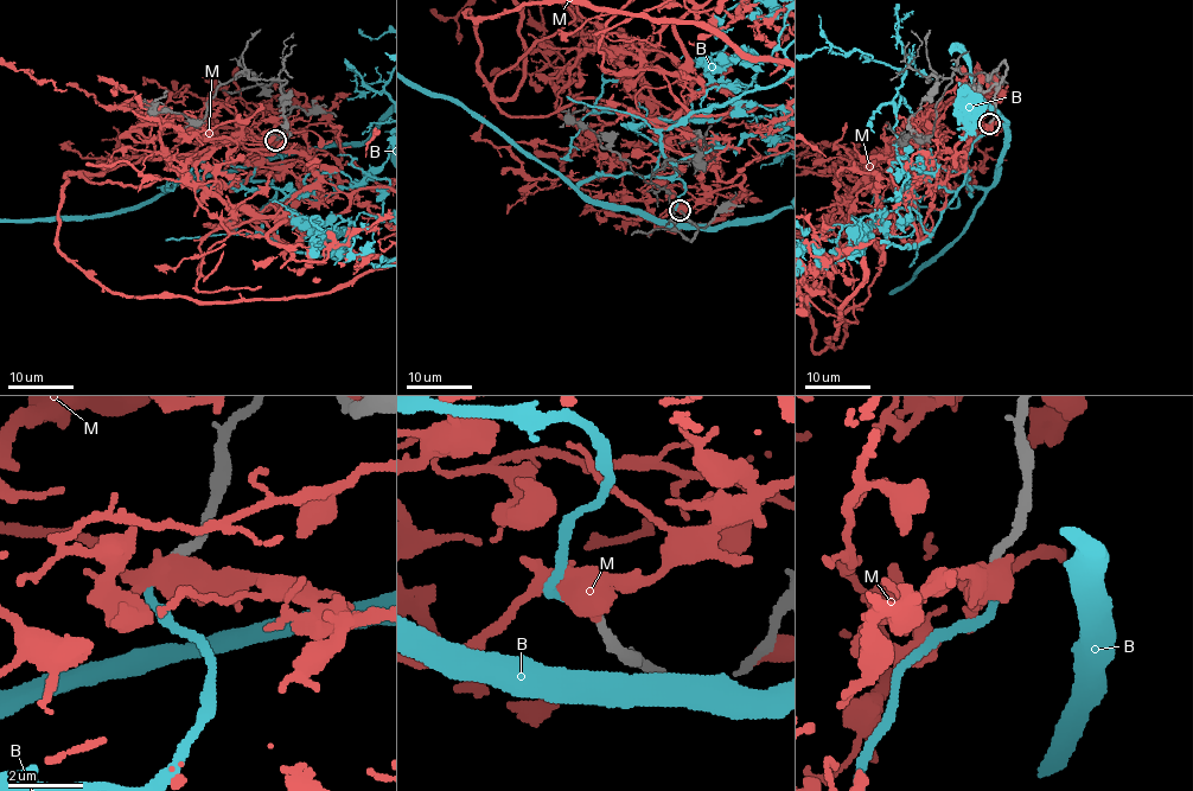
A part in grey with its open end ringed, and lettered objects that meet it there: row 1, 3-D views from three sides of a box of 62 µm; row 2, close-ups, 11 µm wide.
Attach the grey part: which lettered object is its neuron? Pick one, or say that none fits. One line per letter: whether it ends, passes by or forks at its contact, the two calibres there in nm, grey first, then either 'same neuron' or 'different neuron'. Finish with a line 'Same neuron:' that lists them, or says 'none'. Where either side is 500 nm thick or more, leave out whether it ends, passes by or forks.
B: it ends | 280/200 nm | same neuron
M: 280/800 nm | different neuron
Same neuron: B

